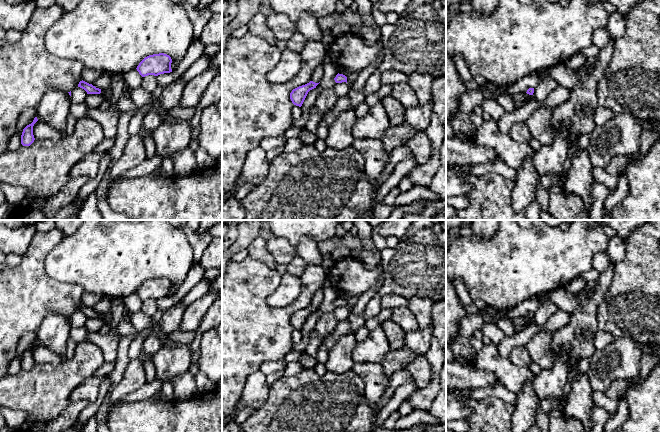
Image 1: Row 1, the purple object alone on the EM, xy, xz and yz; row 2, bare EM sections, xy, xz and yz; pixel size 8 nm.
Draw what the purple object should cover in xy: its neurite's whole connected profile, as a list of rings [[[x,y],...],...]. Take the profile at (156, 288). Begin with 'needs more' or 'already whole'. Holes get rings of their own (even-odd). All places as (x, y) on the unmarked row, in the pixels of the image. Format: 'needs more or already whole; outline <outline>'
already whole; outline [[[164,277],[153,278],[145,281],[137,290],[137,295],[142,301],[148,299],[158,300],[164,297],[172,296],[172,283]]]

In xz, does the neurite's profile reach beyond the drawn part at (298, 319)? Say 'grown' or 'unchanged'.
unchanged

